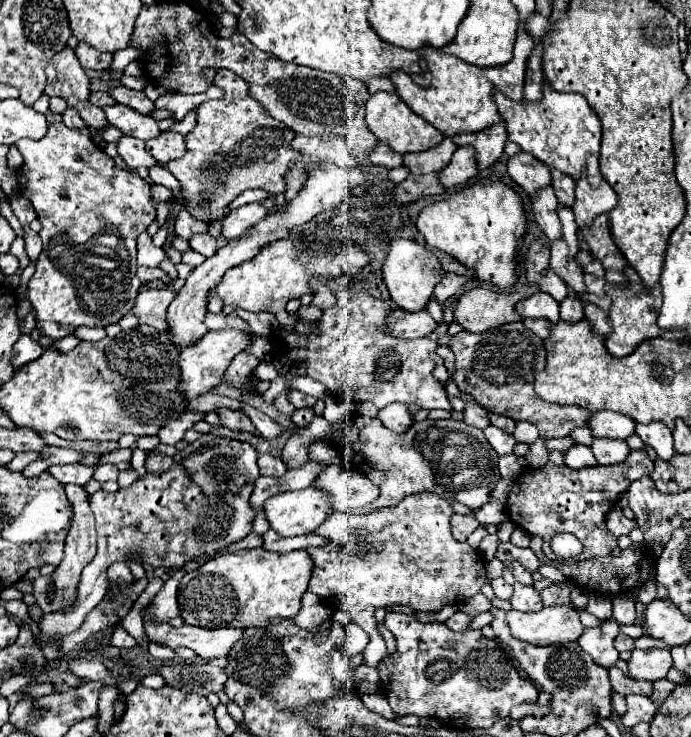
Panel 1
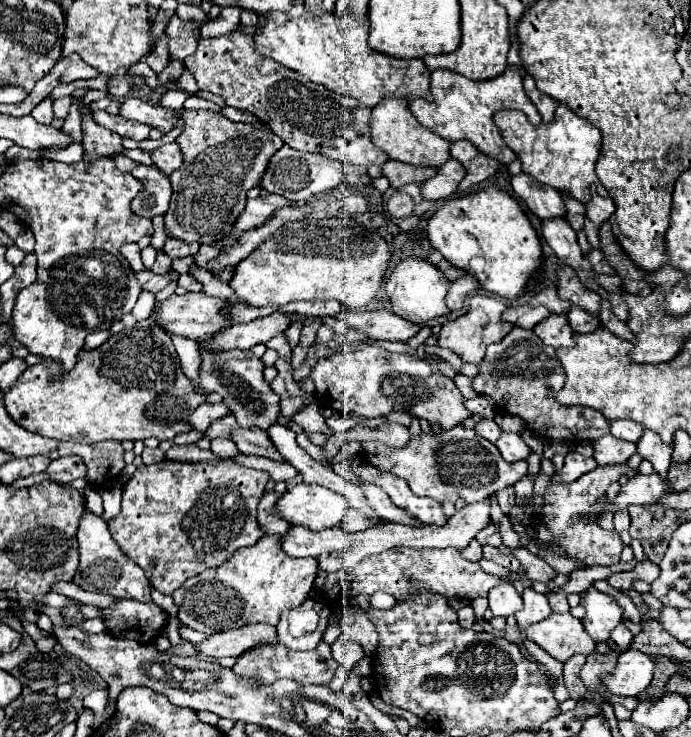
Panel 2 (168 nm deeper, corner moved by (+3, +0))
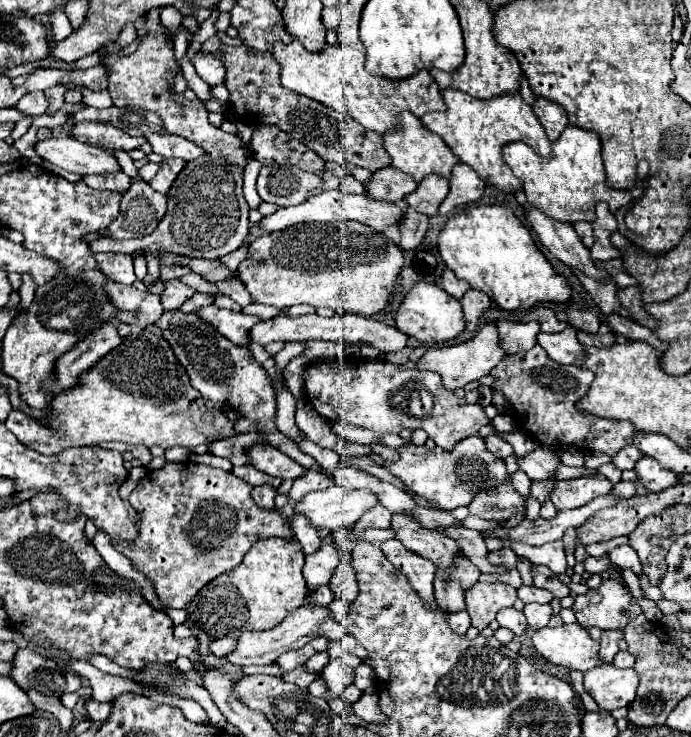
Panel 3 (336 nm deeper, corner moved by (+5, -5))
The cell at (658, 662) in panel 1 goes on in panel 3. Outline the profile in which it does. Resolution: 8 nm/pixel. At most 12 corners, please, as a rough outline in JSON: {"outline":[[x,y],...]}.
{"outline":[[602,665],[584,673],[584,691],[602,711],[630,707],[636,671]]}

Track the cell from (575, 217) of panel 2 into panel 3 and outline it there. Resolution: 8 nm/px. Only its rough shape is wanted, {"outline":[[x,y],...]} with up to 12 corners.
{"outline":[[584,221],[576,223],[574,229],[584,243],[584,247],[592,247],[594,235],[592,225]]}

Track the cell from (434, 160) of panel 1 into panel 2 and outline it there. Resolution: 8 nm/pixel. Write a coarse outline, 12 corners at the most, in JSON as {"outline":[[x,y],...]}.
{"outline":[[388,160],[382,174],[390,186],[400,188],[410,182],[426,182],[436,174],[432,166]]}

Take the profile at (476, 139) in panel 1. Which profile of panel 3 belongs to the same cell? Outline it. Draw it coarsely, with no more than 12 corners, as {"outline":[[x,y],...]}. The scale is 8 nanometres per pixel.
{"outline":[[458,163],[438,215],[482,197],[486,183]]}

